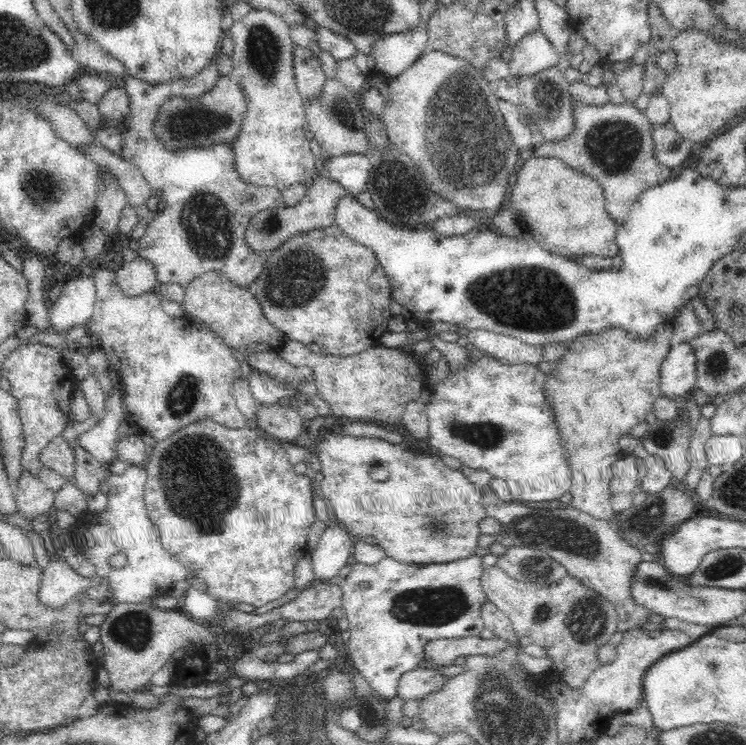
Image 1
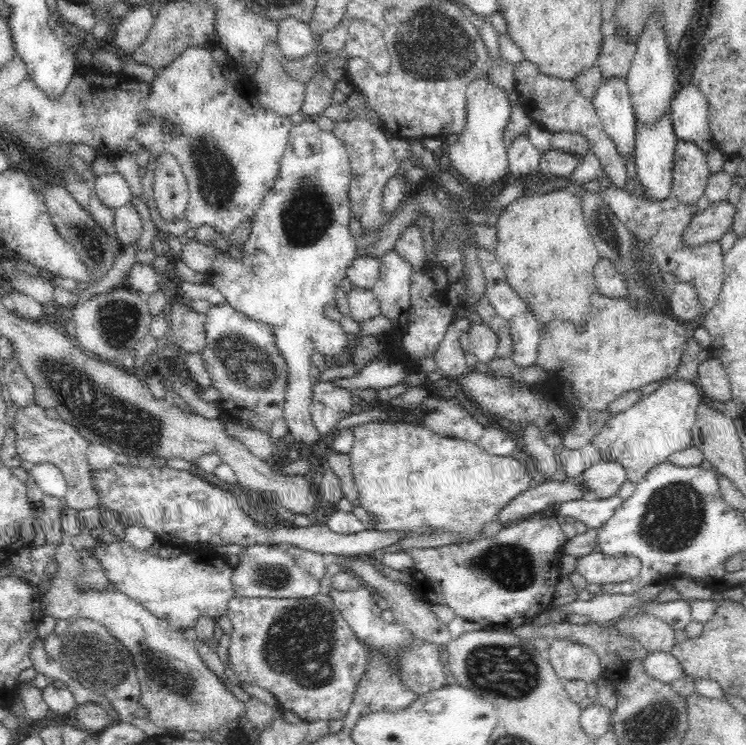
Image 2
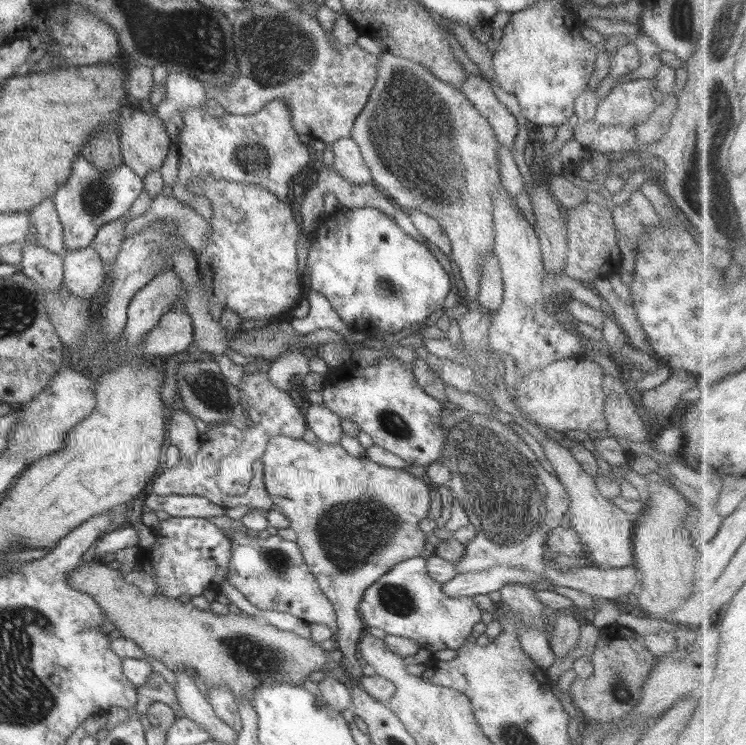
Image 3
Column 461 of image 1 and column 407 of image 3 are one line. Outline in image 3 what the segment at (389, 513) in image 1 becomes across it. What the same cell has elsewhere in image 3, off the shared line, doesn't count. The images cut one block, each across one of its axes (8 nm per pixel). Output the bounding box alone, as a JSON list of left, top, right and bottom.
[261,435,434,682]

